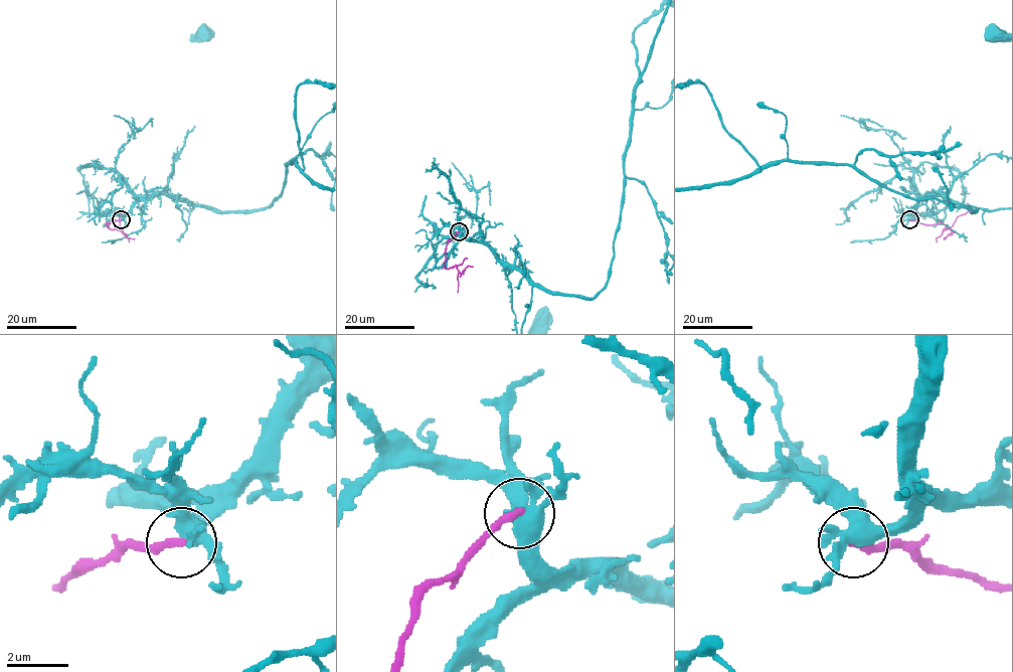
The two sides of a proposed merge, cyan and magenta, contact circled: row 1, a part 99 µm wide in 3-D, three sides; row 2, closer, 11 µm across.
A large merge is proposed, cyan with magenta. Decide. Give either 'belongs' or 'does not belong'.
does not belong

